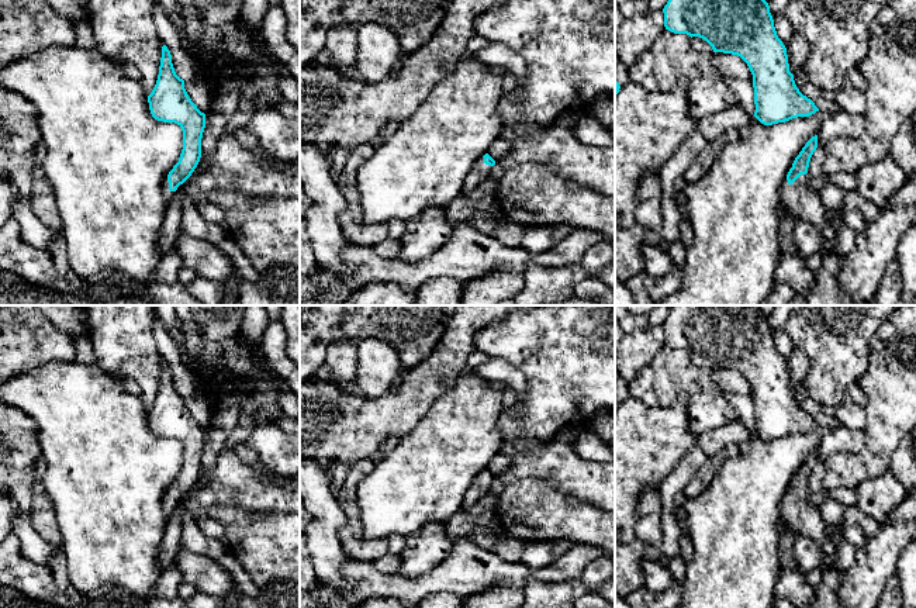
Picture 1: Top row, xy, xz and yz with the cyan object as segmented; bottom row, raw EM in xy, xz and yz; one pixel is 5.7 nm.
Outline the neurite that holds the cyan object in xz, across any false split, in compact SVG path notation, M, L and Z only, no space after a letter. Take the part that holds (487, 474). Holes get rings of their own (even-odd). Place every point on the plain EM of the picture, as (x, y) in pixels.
M488 469L480 473L476 480L470 484L464 495L463 509L470 509L476 504L478 504L490 493L491 483L494 480L495 476Z

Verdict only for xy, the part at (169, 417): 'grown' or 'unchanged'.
grown

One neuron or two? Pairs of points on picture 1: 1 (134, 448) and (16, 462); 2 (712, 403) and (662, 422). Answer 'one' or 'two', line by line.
1: two
2: two

